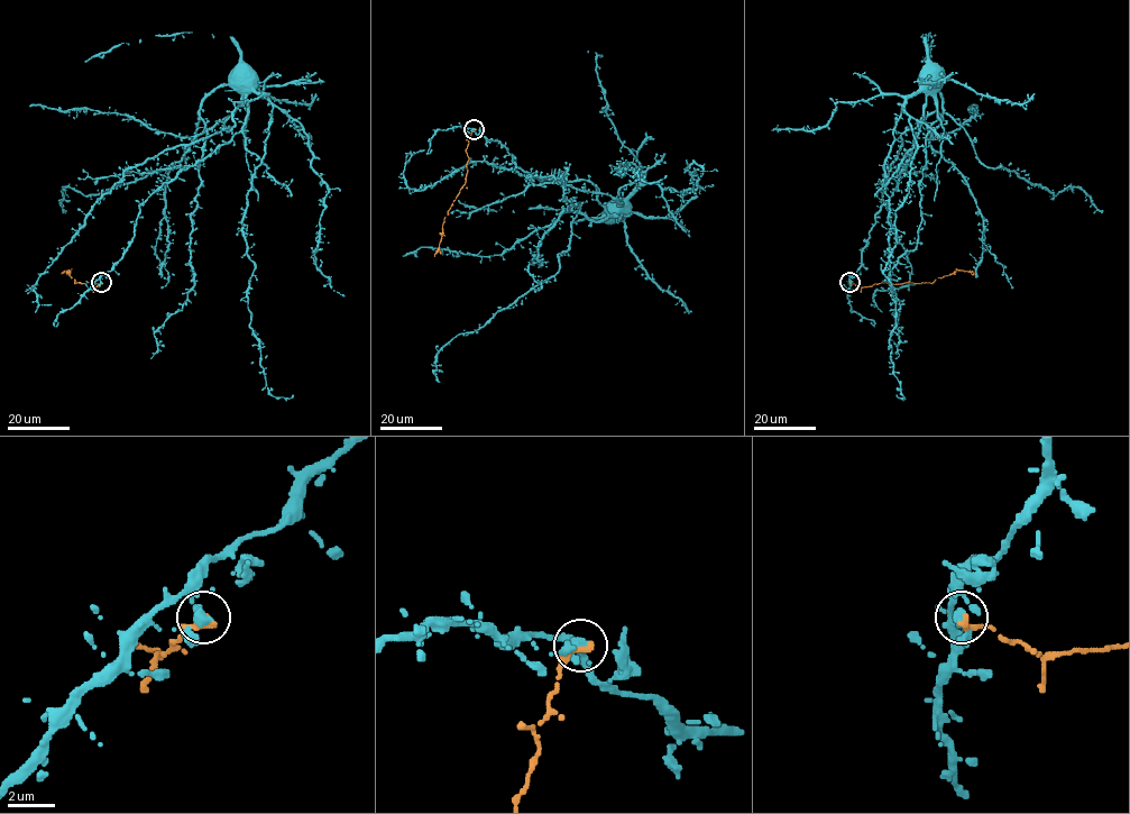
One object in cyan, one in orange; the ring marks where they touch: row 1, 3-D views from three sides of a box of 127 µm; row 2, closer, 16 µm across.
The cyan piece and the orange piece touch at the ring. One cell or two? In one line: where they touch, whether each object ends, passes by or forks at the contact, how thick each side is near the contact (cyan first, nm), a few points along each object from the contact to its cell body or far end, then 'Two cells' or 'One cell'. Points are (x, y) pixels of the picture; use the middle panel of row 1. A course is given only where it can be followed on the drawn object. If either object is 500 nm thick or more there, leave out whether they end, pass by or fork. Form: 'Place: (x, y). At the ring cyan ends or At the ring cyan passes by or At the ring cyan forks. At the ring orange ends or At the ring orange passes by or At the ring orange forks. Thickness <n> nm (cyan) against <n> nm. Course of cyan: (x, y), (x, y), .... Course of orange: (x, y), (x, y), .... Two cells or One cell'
Place: (474, 129). At the ring cyan passes by. At the ring orange ends. Thickness 300 nm (cyan) against 360 nm. Course of cyan: (474, 129), (524, 172), (607, 194), (618, 209), (586, 180), (484, 161), (415, 191), (406, 156), (424, 149). Course of orange: (474, 129), (466, 152), (468, 157), (466, 182), (444, 218), (434, 256). Two cells

